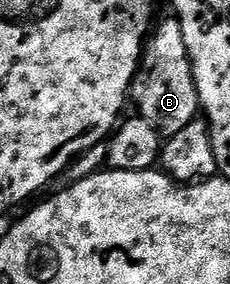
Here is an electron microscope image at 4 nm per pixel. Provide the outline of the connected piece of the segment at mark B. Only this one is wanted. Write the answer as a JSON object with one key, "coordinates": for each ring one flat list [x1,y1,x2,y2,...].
{"coordinates":[[175,17,162,20,160,28,157,31,155,28,151,36,150,51,151,47,153,63,148,71,148,80,144,83,144,92,140,95,138,115,150,121,161,136,167,137,178,133,178,129,186,129,186,125,201,114,198,89,192,76,192,62,186,49,186,37,182,37,180,20]]}

